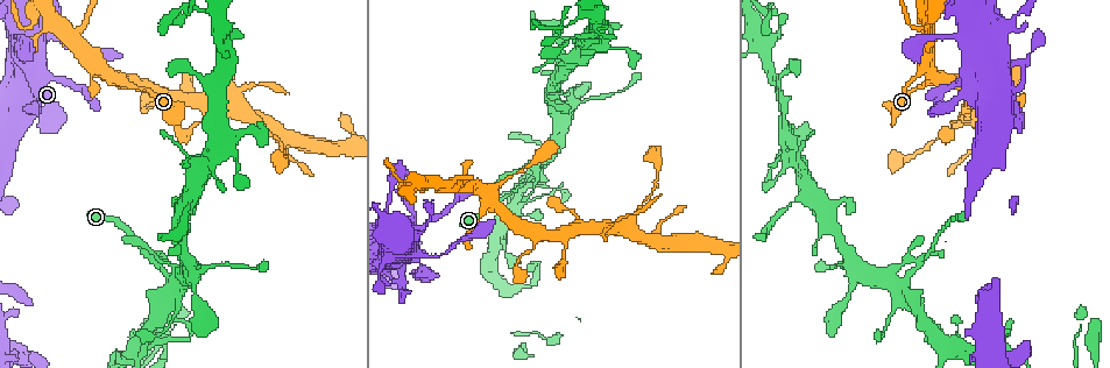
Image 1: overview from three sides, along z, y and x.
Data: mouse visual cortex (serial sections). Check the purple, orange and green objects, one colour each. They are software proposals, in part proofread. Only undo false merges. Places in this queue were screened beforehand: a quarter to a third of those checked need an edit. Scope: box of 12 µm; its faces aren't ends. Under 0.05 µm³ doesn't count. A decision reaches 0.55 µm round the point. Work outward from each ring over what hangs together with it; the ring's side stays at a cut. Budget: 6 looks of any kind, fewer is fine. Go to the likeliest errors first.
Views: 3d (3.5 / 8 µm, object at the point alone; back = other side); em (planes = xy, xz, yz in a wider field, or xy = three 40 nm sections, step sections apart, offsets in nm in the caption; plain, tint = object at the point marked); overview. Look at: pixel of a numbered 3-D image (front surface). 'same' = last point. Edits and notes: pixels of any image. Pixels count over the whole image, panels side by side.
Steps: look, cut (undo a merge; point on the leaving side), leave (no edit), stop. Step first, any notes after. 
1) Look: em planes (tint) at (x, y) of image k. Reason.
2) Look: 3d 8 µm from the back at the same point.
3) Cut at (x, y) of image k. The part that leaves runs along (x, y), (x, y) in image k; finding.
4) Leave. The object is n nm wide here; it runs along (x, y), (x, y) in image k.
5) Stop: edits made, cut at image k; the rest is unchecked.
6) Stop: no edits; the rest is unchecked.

Look: 3d 3.5 µm at (920, 263) of image 1. Abrupt turn.

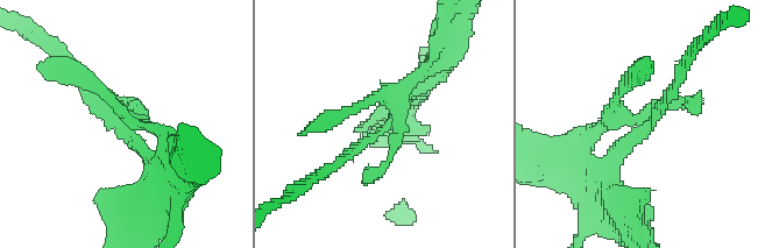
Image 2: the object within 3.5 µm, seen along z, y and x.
Look: em xy step 2 (tint) at (644, 127) of image 2. Shape alone is not enough.

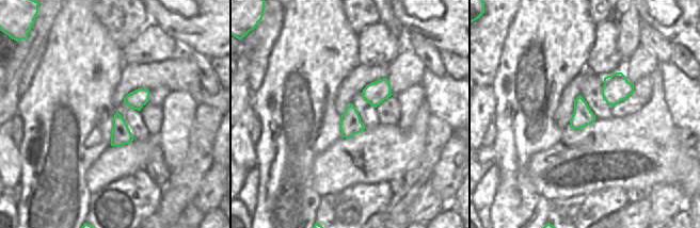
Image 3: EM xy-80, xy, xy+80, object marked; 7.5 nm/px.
Leave. All the same cell.

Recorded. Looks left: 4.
Look: 3d 8 µm from the back at (490, 195) of image 1. Four or more arms meet.

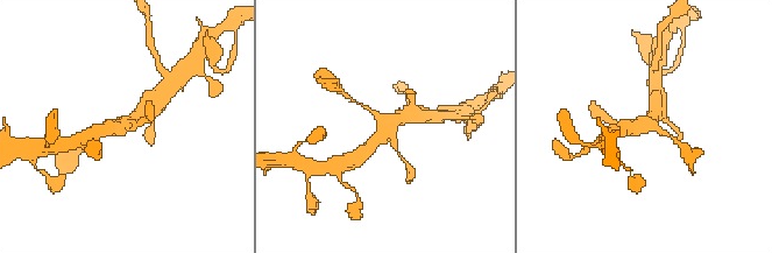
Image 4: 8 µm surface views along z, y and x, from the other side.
Look: em xy step 3 (tint) at (646, 123) of image 4. 4 arms meet here; the arms are 100, 200, 400, 450 nm wide.

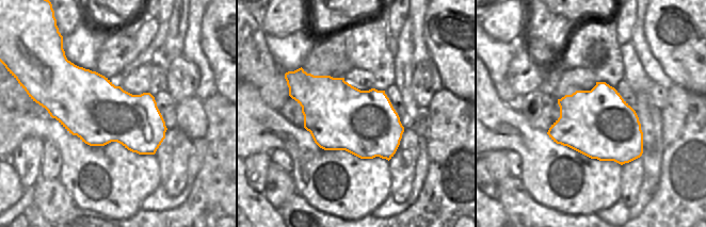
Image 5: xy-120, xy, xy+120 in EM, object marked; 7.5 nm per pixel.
Leave. It runs along (360, 104), (383, 125), (365, 150) in image 4; one cell here.

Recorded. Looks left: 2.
Look: 3d 3.5 µm at (438, 186) of image 1. Thin arm on a thick one.

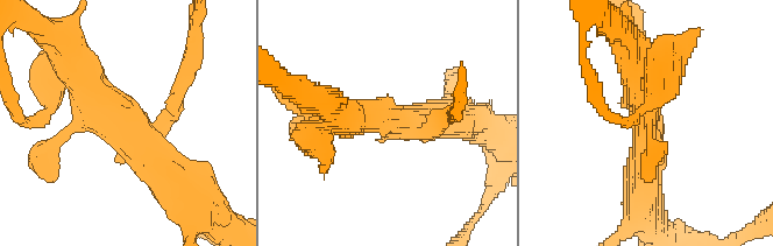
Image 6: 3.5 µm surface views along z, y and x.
Look: em planes (tint) at (391, 121) of image 6. 4 arms meet here; the arms are 200, 200, 400, 450 nm wide; need the tissue.

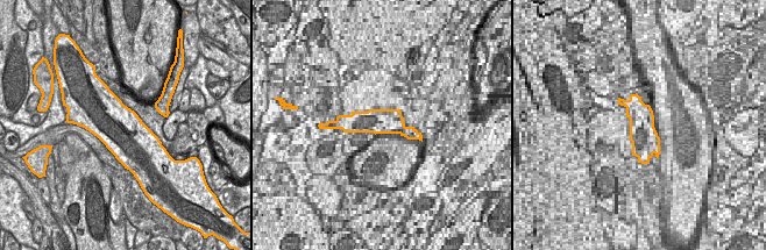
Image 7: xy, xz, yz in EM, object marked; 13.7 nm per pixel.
Cut at (181, 88) of image 6. The part that leaves runs along (163, 122), (203, 50) in image 6; two cells meet here.

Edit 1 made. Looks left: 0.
Stop: edits made, cut at image 6; the rest is unchecked.

